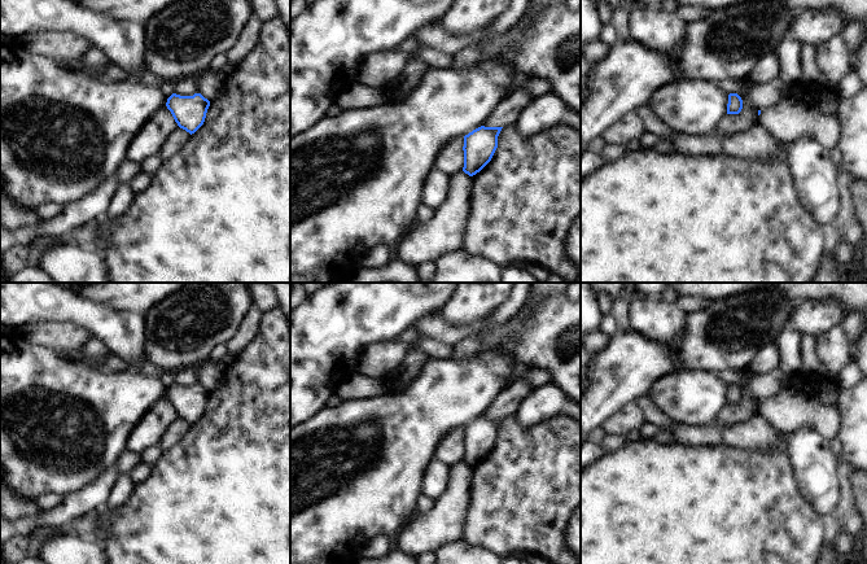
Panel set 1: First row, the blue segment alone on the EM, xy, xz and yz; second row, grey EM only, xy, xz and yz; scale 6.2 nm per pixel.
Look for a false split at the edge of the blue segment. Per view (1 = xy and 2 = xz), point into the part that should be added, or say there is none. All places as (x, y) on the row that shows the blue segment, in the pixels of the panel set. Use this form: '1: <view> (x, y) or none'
1: none
2: none

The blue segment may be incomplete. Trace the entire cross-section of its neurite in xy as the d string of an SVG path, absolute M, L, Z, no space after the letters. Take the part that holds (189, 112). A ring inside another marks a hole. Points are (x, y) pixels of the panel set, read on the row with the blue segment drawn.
M172 93L166 102L178 126L191 135L205 122L210 101L201 93L193 96L180 96Z

